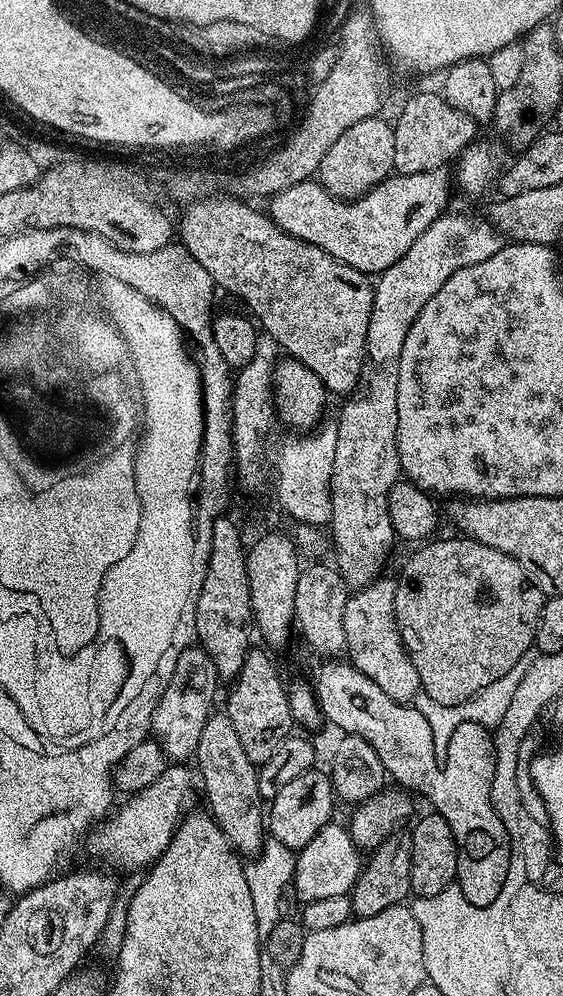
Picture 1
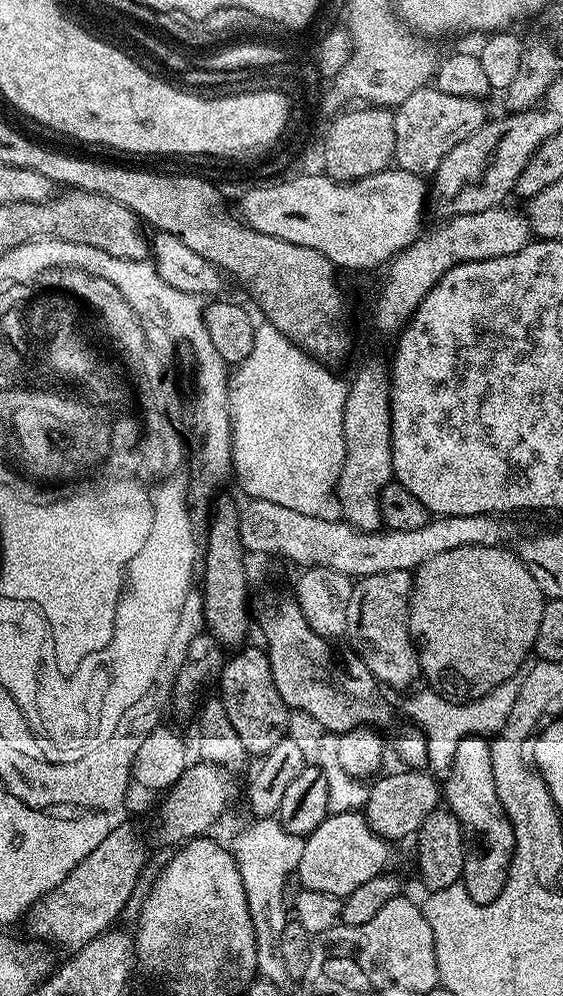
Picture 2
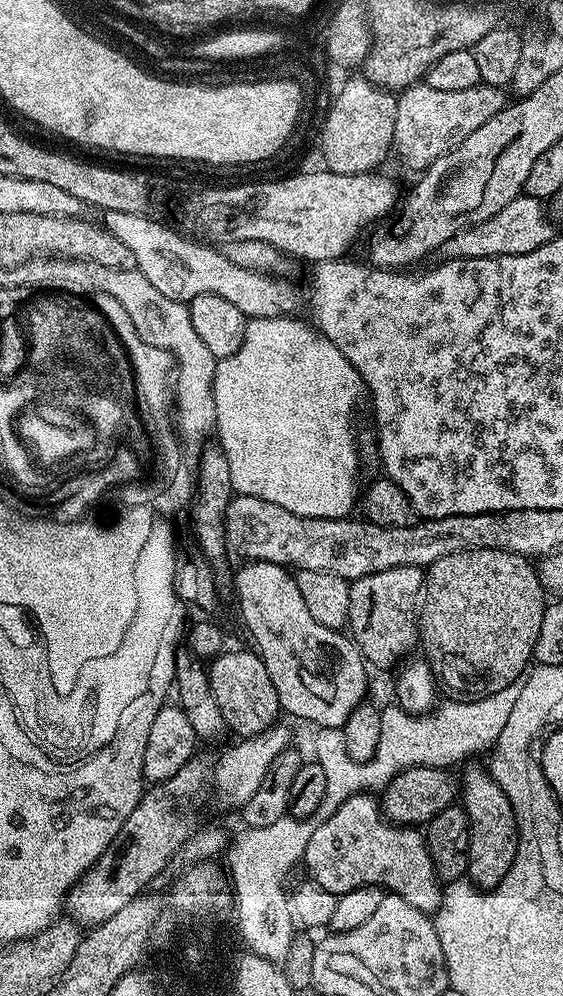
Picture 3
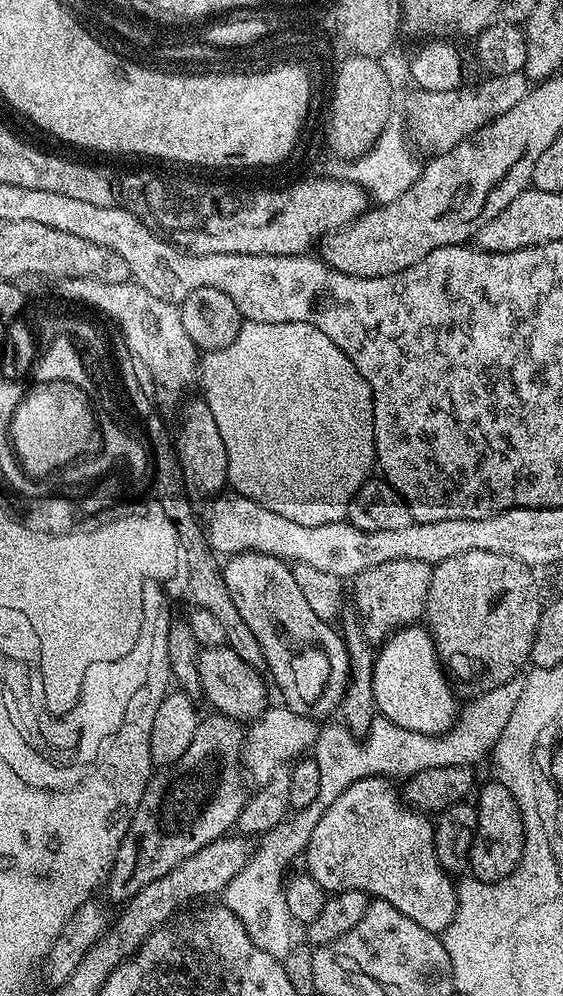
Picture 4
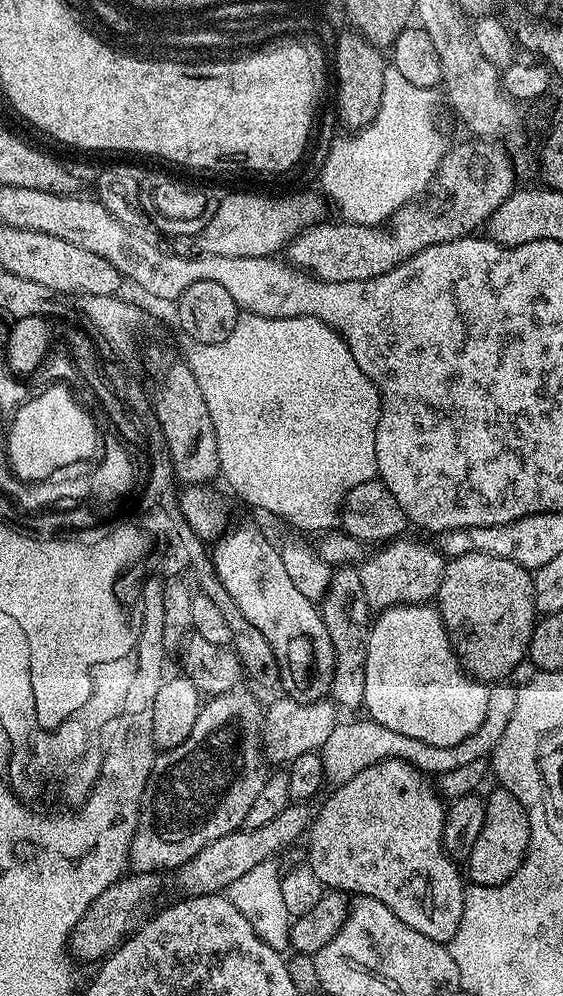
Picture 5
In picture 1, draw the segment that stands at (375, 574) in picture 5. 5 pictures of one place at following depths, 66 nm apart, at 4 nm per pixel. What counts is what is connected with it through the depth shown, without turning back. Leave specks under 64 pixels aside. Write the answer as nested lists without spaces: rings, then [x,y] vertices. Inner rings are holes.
[[[377,578],[365,588],[357,588],[346,602],[344,625],[346,626],[347,659],[362,674],[366,674],[380,689],[390,694],[399,704],[412,702],[422,692],[418,670],[410,662],[408,651],[396,628],[396,585],[397,581]]]

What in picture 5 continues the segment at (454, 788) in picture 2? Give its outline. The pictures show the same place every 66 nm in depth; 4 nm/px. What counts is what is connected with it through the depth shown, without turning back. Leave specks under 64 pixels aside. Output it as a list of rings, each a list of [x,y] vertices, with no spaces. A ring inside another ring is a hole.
[[[499,786],[493,789],[486,796],[486,822],[482,822],[482,834],[478,834],[478,842],[474,842],[474,850],[466,862],[466,876],[471,883],[473,880],[484,888],[503,889],[508,879],[518,870],[518,866],[522,866],[530,842],[530,822],[526,818],[522,802],[518,802],[514,794]]]

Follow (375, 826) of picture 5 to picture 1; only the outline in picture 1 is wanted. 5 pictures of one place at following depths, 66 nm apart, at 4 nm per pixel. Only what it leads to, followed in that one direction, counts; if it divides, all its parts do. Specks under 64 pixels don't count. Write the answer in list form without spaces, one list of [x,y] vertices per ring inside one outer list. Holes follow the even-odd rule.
[[[329,822],[304,848],[299,849],[296,857],[296,870],[291,883],[304,904],[314,902],[318,898],[338,898],[351,893],[360,877],[362,852],[350,838],[347,827],[343,823]]]

